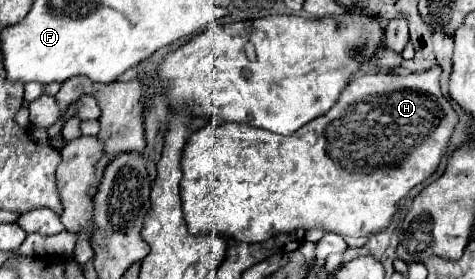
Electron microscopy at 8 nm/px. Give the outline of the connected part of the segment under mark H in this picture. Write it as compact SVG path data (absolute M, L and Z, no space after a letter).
M432 68L422 74L404 74L404 76L400 76L400 74L398 76L392 76L392 74L364 74L364 76L360 74L358 76L356 74L346 84L346 88L340 92L340 98L330 108L330 112L310 120L308 124L304 124L300 130L296 130L290 136L278 136L274 132L254 128L248 124L240 124L240 122L226 122L220 126L208 123L206 127L196 130L186 140L184 156L180 160L180 168L182 168L180 198L184 204L184 220L186 220L186 224L190 224L190 232L194 236L222 234L222 236L234 238L238 242L264 242L280 232L296 232L300 228L304 228L304 230L322 228L326 232L334 232L334 234L342 234L342 236L366 236L366 234L384 230L396 212L398 200L402 200L410 192L410 188L424 182L428 176L432 176L436 172L440 158L446 154L452 130L458 122L458 116L452 110L452 102L444 100L442 92L440 92L438 80L440 80L440 68Z

